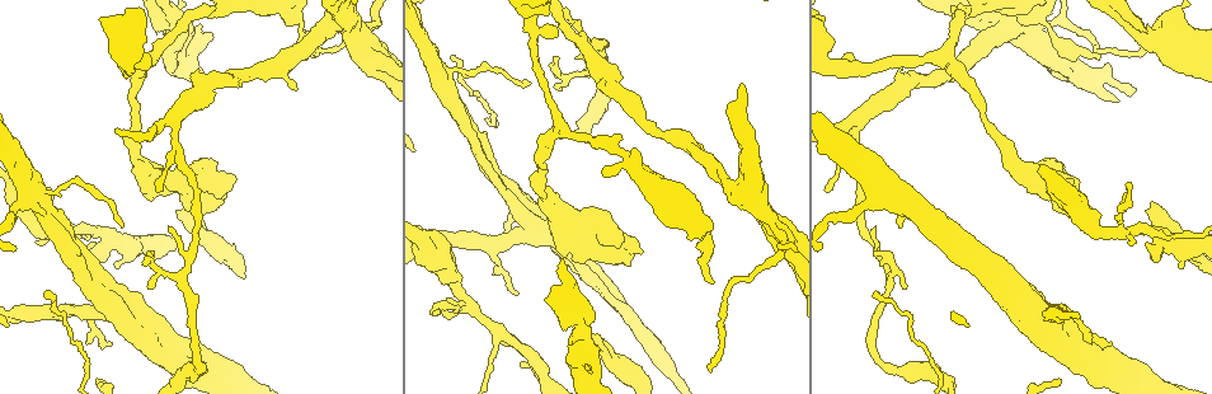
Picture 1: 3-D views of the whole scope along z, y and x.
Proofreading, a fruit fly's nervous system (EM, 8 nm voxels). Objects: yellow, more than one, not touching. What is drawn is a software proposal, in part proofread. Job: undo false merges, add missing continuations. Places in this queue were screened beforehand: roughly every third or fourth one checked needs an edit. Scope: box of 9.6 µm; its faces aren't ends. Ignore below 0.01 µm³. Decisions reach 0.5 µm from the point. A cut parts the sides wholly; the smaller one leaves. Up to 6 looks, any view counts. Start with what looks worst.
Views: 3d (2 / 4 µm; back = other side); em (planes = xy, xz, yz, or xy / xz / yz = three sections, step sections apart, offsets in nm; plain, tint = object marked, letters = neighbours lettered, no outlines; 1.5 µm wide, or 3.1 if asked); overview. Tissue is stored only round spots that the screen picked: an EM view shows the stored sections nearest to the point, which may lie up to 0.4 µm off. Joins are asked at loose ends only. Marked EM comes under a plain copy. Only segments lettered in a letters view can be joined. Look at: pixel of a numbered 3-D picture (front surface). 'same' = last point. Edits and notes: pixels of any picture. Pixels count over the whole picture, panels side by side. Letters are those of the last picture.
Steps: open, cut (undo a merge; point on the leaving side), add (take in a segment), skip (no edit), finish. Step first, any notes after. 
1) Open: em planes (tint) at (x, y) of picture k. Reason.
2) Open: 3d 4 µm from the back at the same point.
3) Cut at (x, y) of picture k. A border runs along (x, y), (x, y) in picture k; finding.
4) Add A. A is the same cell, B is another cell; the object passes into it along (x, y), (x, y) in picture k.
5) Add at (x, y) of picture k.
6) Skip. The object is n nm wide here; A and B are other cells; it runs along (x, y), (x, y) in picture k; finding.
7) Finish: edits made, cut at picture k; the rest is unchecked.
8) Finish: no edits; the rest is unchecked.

Open: 3d 4 µm at (498, 243) of picture 1. Sharp bend.

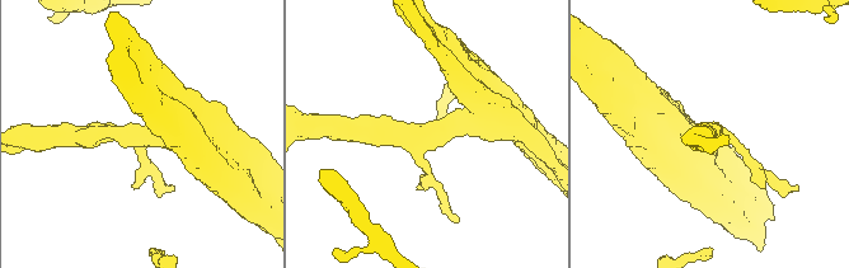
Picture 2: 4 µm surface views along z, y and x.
Open: em xy step 4 (tint) at (428, 139) of picture 2. Shape alone is not enough.

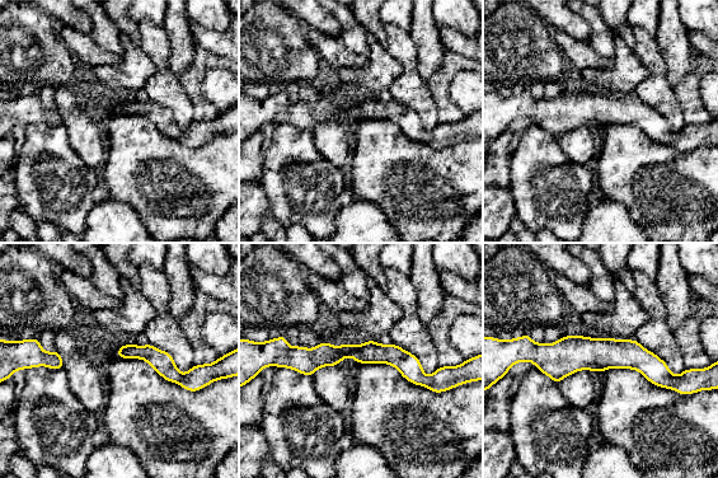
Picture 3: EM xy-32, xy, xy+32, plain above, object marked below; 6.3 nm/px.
Open: em xy step 4 (letters) at the same point.

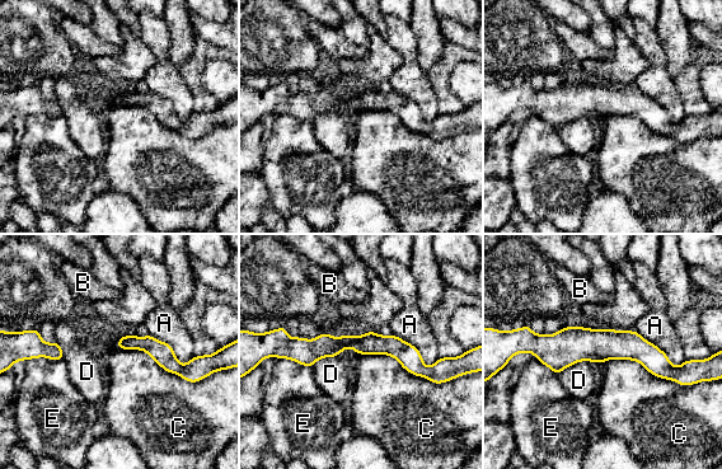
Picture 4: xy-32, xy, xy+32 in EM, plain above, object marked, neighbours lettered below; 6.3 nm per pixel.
Skip. The longest contact is with C, 550 nm; A, B, C, D and E are other cells; it runs along (535, 345), (631, 345), (674, 373) in picture 4; all the same neuron.

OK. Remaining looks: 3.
Open: 3d 2 µm at (781, 243) of picture 1. Abrupt turn.

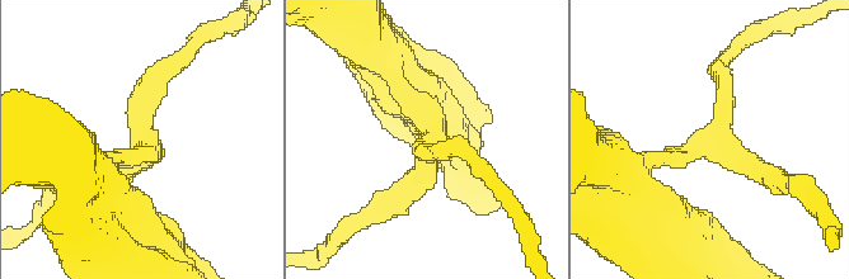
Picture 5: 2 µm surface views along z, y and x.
Open: em yz step 8 (tint) at (433, 136) of picture 5. 3 arms meet here.

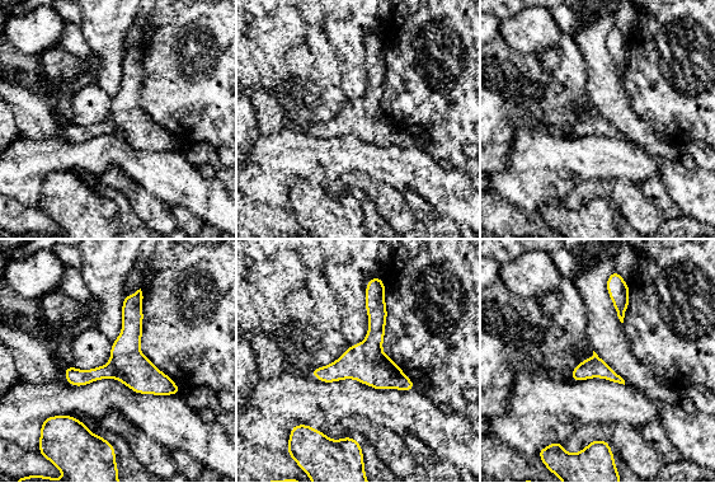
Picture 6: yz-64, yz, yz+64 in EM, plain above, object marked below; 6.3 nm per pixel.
Open: em planes (letters) at the same point. Cut it another way.

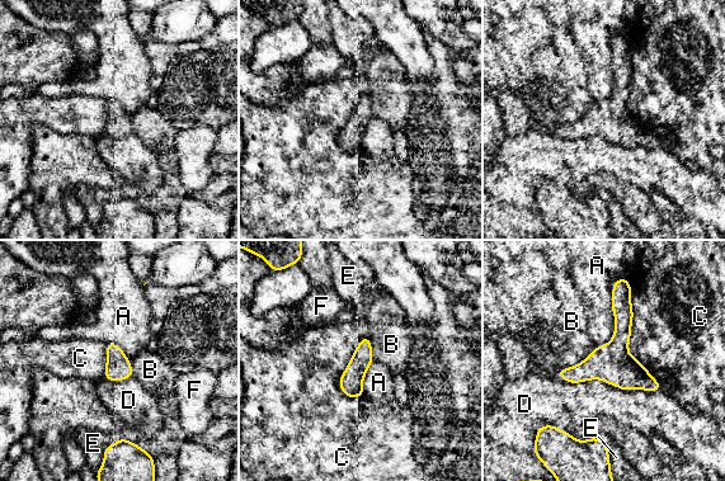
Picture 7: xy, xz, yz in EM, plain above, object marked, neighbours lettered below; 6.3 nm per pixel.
Skip. The longest contact is with D, 700 nm; A, B, C, D, E and F are other cells; it runs along (618, 287), (621, 357), (655, 387) in picture 7; all the same neuron.

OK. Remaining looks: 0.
Finish: no edits; the rest is unchecked.

